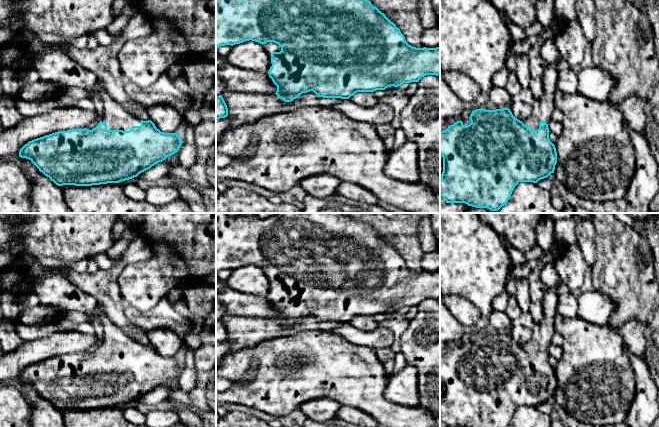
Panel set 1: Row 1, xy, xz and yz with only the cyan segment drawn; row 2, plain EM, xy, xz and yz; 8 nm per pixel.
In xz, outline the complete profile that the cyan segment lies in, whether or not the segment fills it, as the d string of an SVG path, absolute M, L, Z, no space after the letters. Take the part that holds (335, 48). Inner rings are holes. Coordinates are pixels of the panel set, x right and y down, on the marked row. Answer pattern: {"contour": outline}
{"contour": "M216 0L216 50L220 46L255 41L263 45L270 64L265 72L277 86L276 95L285 102L291 102L302 93L313 91L317 97L349 99L357 92L374 92L388 87L398 87L404 83L419 82L426 75L440 74L440 46L436 48L416 48L409 45L400 29L369 0Z"}

